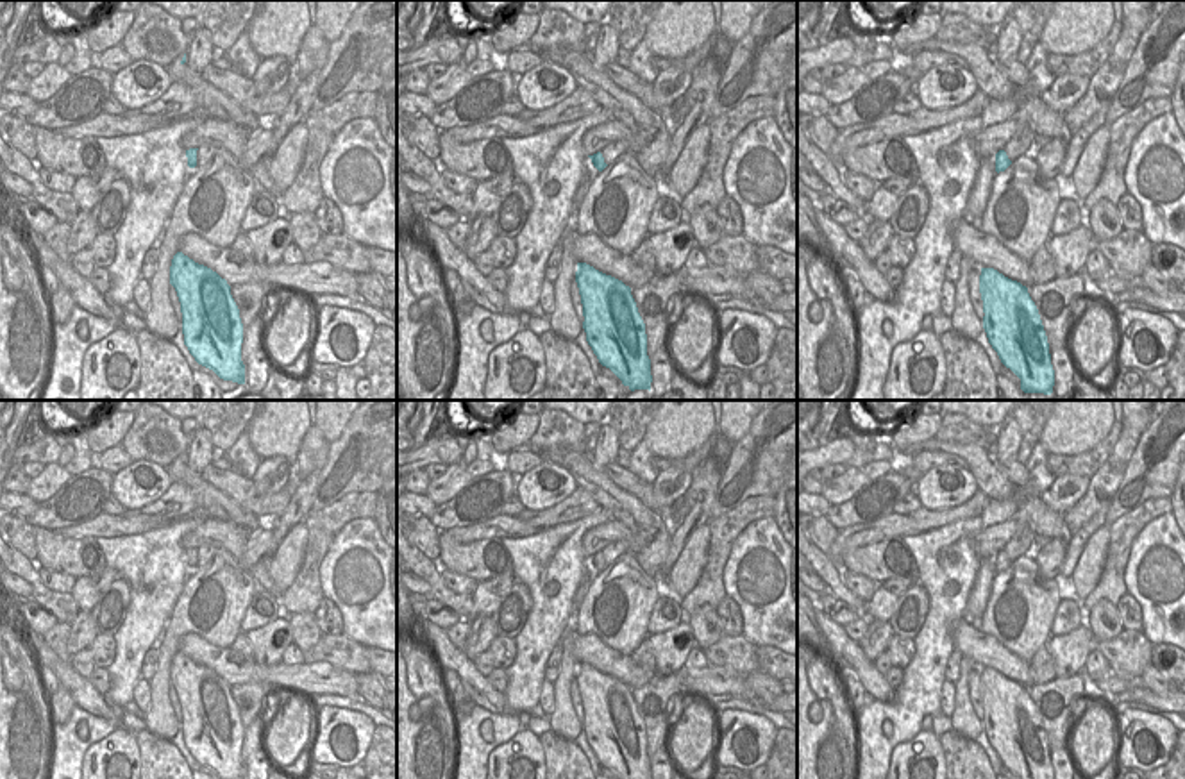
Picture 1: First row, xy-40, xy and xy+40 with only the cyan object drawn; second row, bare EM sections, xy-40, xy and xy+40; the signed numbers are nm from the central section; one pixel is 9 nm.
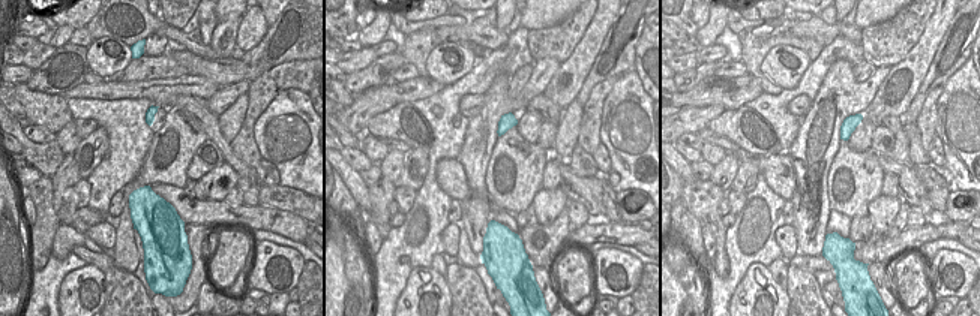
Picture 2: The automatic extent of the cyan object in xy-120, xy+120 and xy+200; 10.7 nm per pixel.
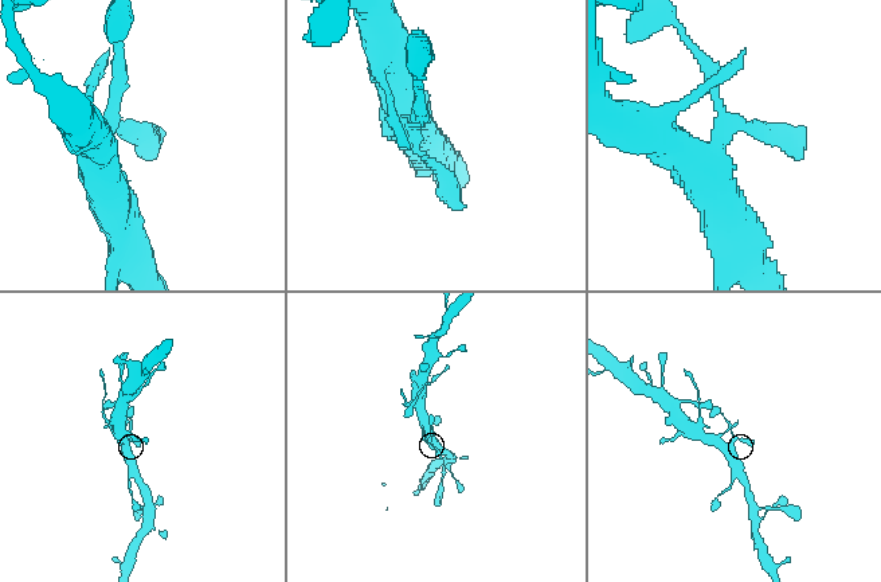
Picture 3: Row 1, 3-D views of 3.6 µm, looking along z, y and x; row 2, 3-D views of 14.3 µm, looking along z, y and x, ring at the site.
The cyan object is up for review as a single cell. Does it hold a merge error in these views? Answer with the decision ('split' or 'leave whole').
leave whole

